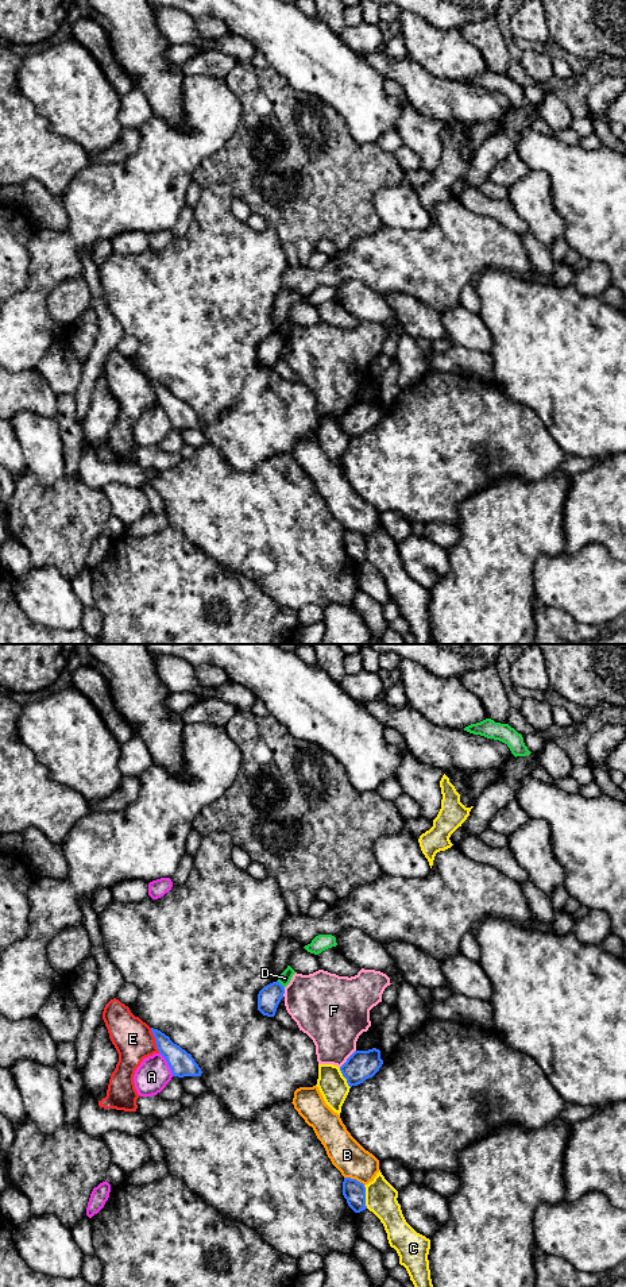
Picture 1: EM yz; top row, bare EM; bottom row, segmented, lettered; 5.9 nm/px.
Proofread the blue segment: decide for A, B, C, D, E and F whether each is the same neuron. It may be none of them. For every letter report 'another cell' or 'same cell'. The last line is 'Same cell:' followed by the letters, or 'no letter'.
A: another cell
B: another cell
C: another cell
D: another cell
E: another cell
F: another cell
Same cell: no letter

